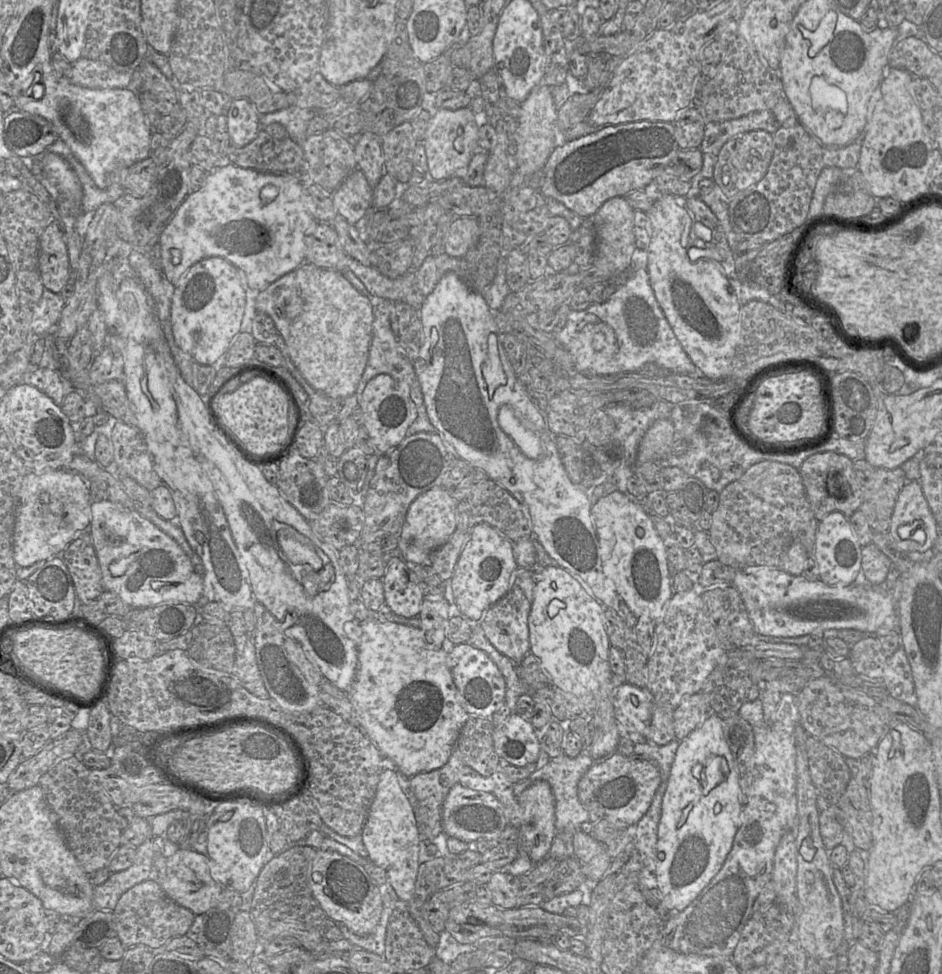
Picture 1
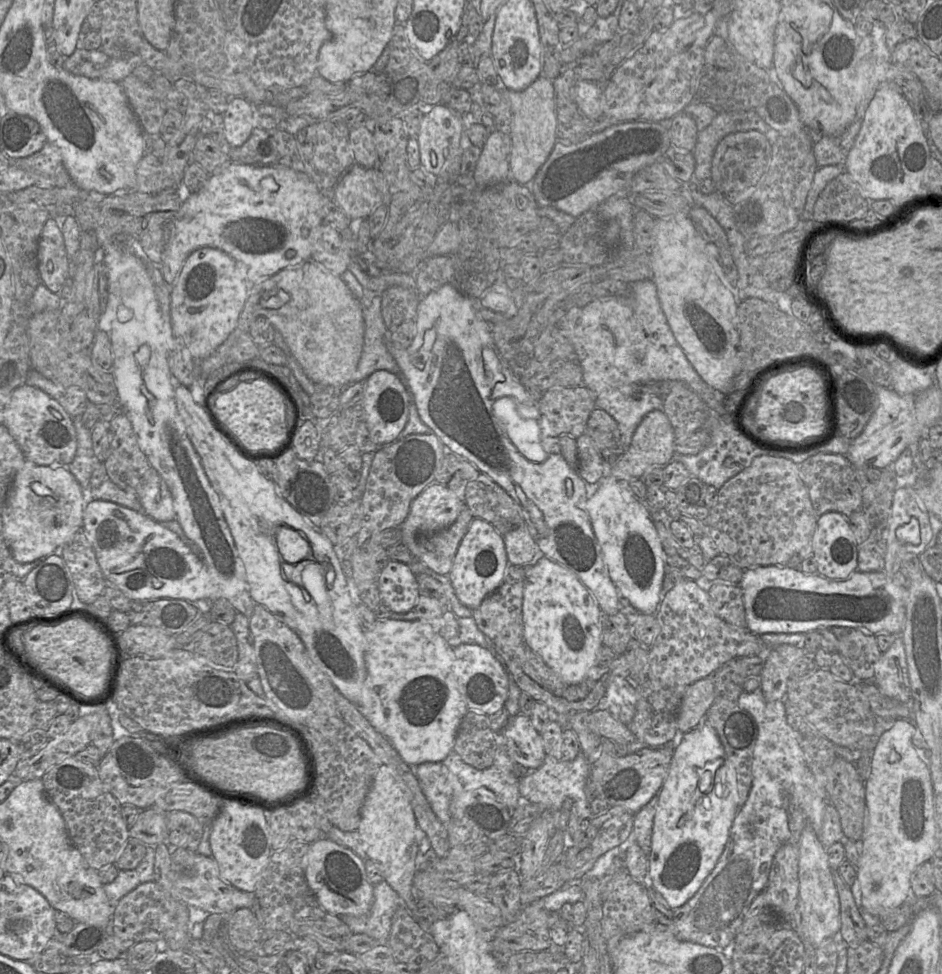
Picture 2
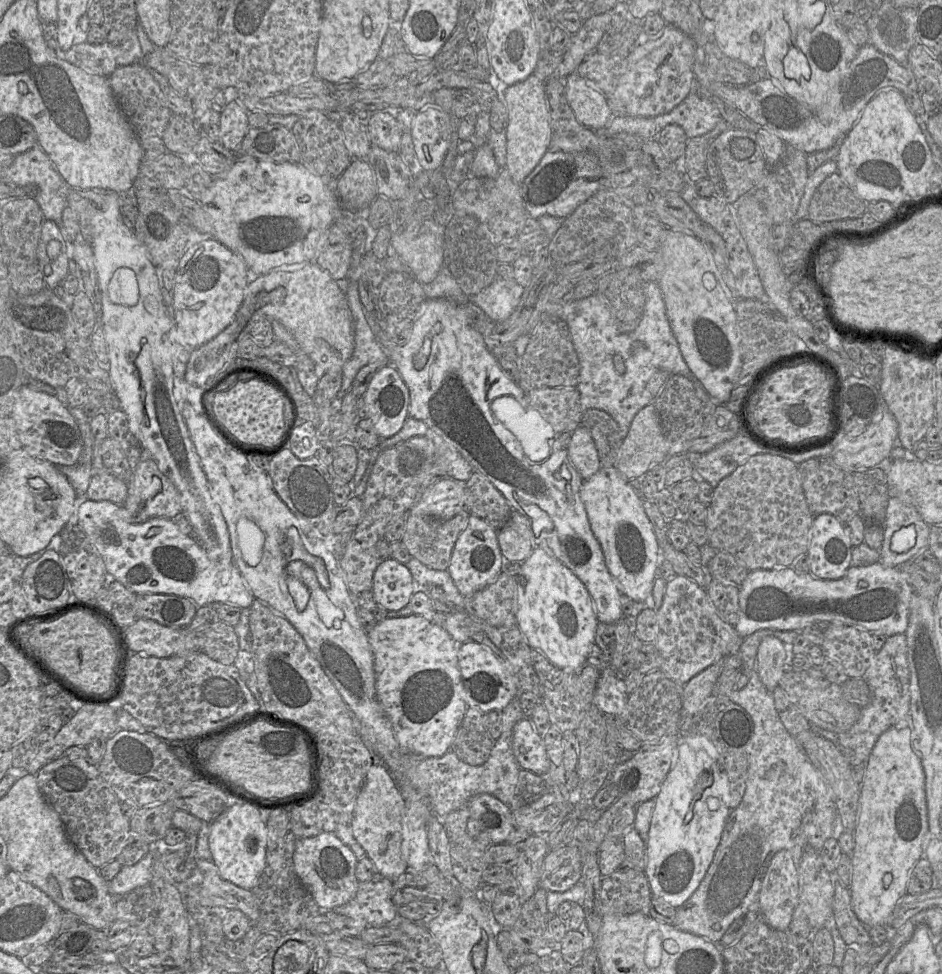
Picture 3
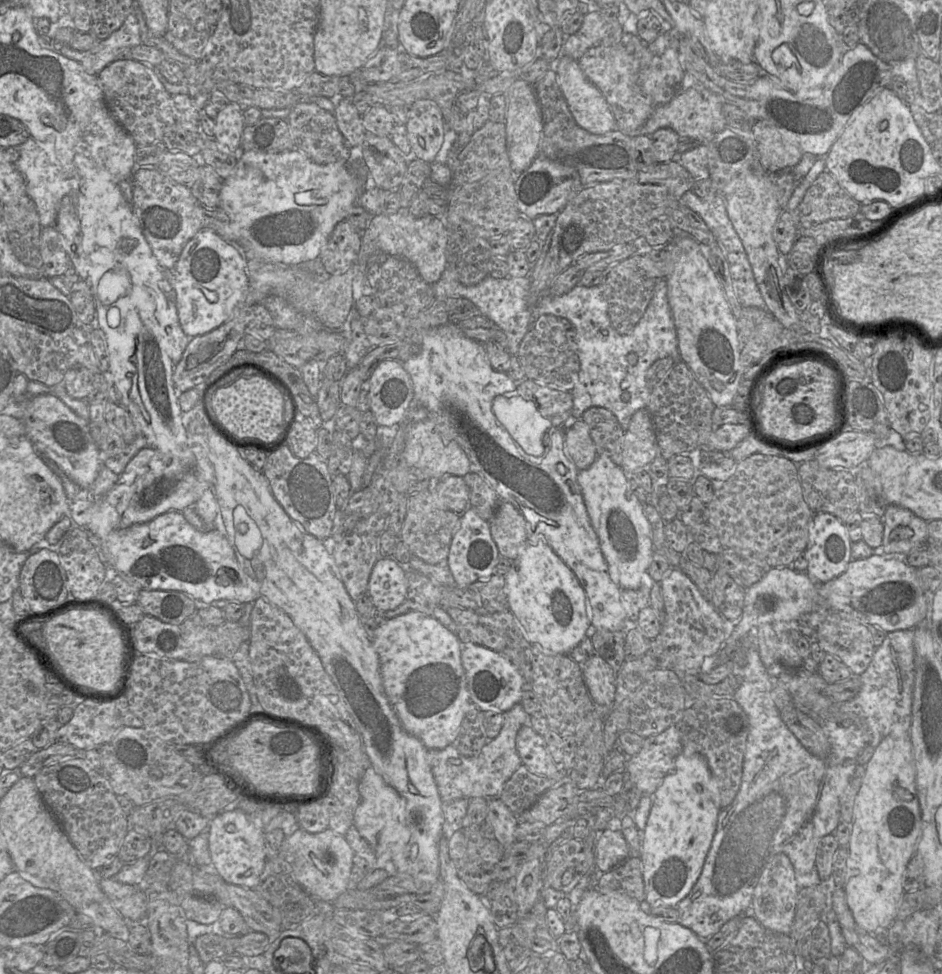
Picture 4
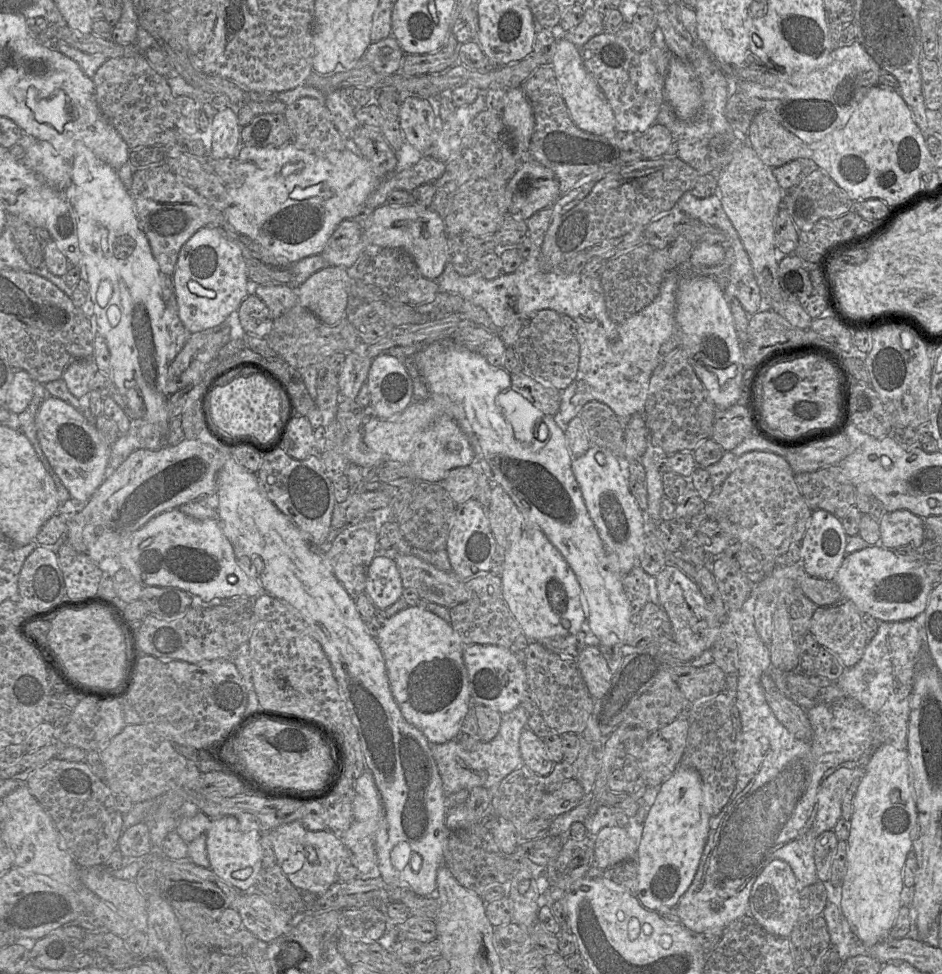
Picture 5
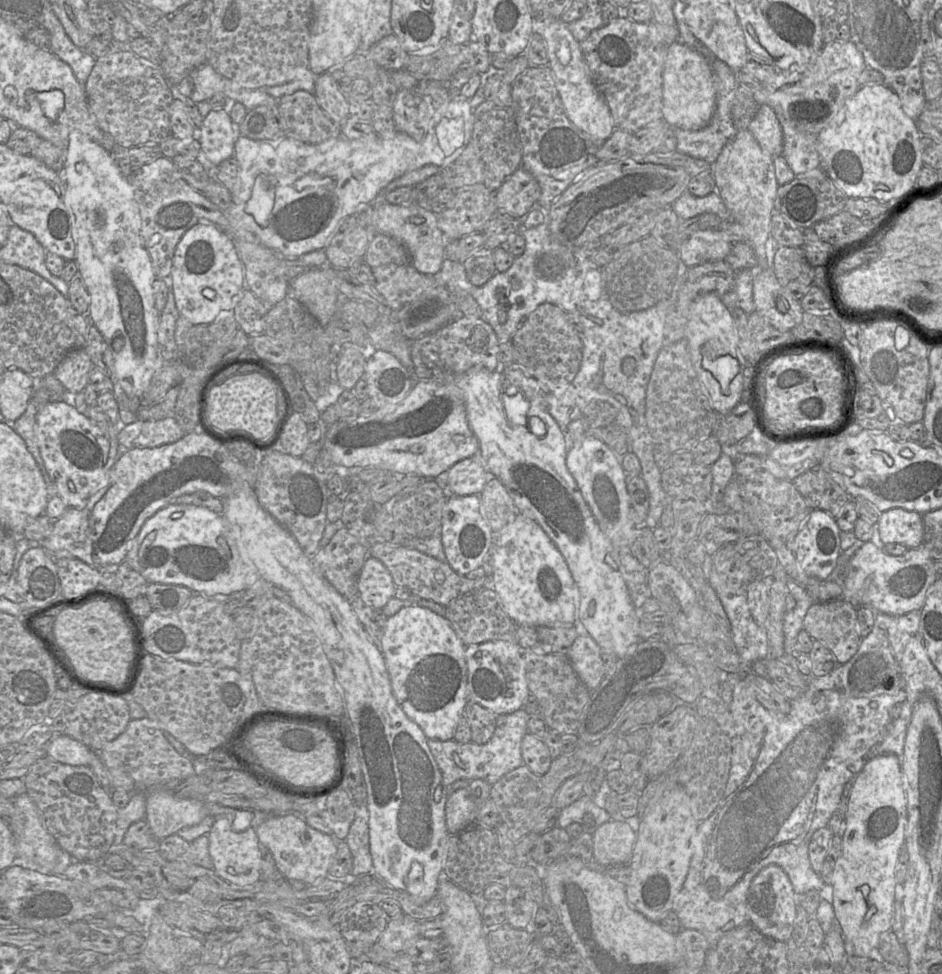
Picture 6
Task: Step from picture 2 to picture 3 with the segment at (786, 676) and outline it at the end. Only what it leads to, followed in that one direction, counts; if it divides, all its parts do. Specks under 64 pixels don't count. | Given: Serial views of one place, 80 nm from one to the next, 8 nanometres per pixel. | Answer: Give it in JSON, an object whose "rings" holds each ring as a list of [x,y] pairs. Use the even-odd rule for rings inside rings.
{"rings":[[[776,636],[764,637],[758,647],[756,670],[769,692],[779,686],[785,671],[790,667],[792,645],[785,645]]]}

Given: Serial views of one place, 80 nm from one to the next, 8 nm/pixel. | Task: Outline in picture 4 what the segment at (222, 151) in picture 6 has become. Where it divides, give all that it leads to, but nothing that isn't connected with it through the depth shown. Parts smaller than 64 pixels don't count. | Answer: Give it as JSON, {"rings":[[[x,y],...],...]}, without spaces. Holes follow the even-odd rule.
{"rings":[[[229,102],[218,111],[214,121],[213,139],[219,149],[225,153],[238,153],[245,127],[243,110],[235,103]]]}

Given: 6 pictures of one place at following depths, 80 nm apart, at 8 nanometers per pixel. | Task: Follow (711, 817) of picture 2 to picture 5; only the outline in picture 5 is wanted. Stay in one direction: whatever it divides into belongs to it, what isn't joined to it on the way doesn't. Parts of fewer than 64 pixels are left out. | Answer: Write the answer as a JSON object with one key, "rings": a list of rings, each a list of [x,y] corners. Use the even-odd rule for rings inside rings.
{"rings":[[[678,766],[658,788],[637,849],[638,896],[646,909],[658,904],[657,900],[662,900],[667,907],[677,906],[697,872],[711,817],[704,806],[700,774],[693,768]],[[660,894],[670,899],[661,899]]]}

